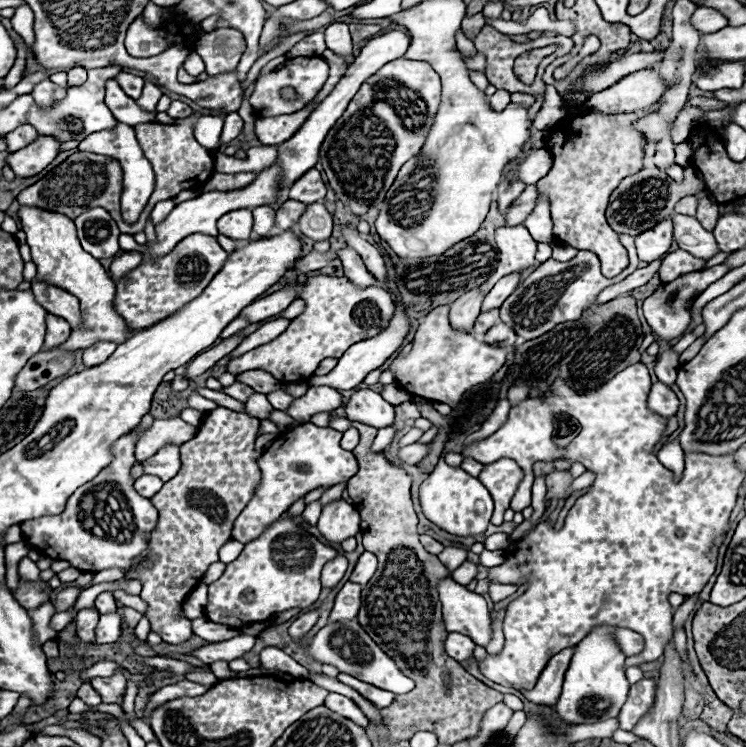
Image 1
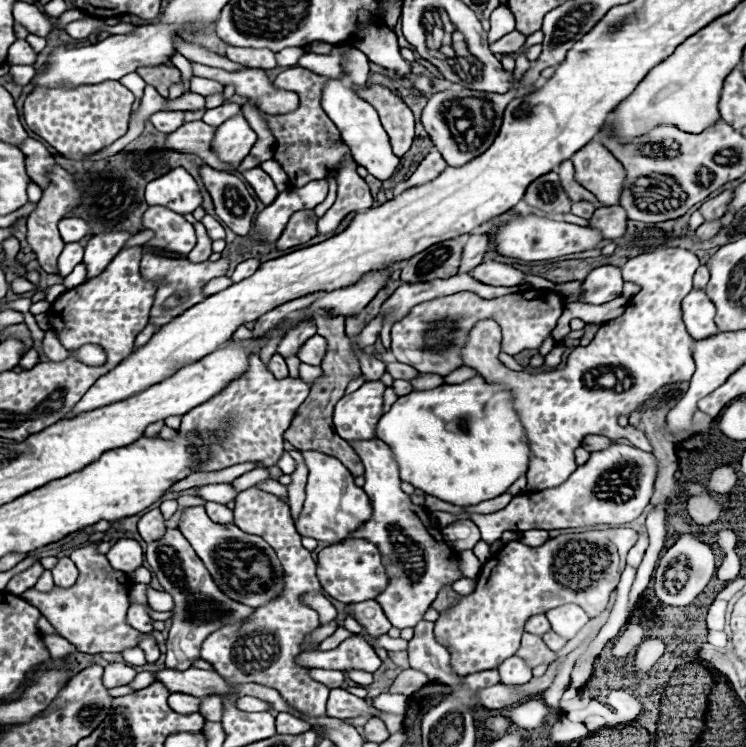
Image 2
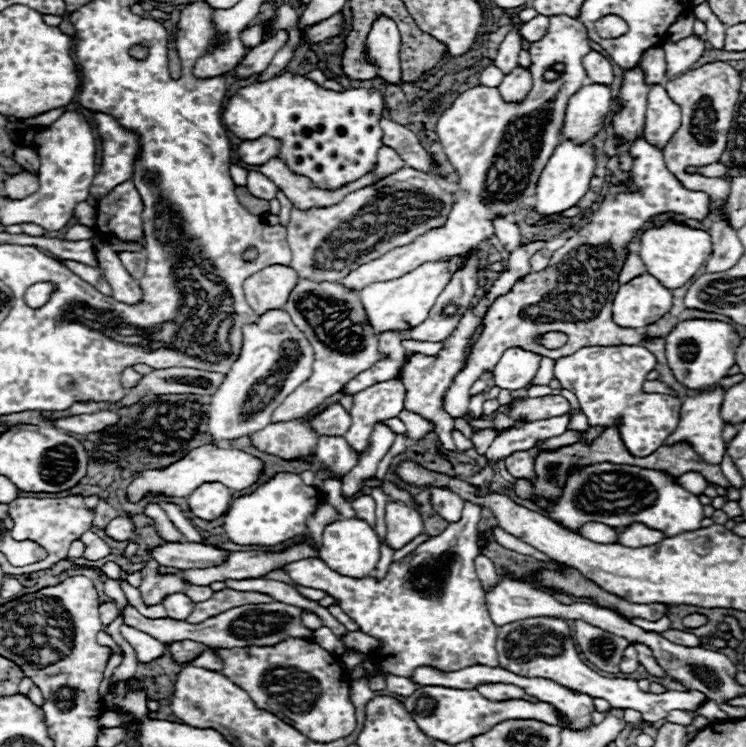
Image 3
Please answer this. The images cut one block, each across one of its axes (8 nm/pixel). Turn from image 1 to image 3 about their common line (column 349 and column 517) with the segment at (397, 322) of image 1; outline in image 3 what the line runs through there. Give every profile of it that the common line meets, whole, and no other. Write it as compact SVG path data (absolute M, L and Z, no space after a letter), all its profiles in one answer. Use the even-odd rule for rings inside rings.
M508 350L492 372L494 386L506 390L520 390L528 386L536 376L540 360L542 356L530 354L526 350Z

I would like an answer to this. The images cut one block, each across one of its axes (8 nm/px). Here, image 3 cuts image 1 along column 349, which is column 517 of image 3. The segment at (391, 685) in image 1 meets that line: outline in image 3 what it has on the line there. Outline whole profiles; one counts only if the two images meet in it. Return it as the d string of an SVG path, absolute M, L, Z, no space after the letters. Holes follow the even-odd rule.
M540 616L540 618L526 618L526 620L506 624L498 630L496 650L498 650L500 666L514 674L528 676L528 678L534 678L534 676L548 678L562 686L572 686L572 690L582 690L584 694L590 694L592 698L604 698L606 702L610 702L610 706L624 706L624 708L638 710L646 722L658 722L666 718L672 710L696 712L708 700L706 694L698 690L686 690L686 692L668 690L662 694L654 694L654 692L642 692L636 680L604 678L596 674L586 664L582 664L576 652L576 646L572 642L572 636L570 636L570 628L560 618Z

